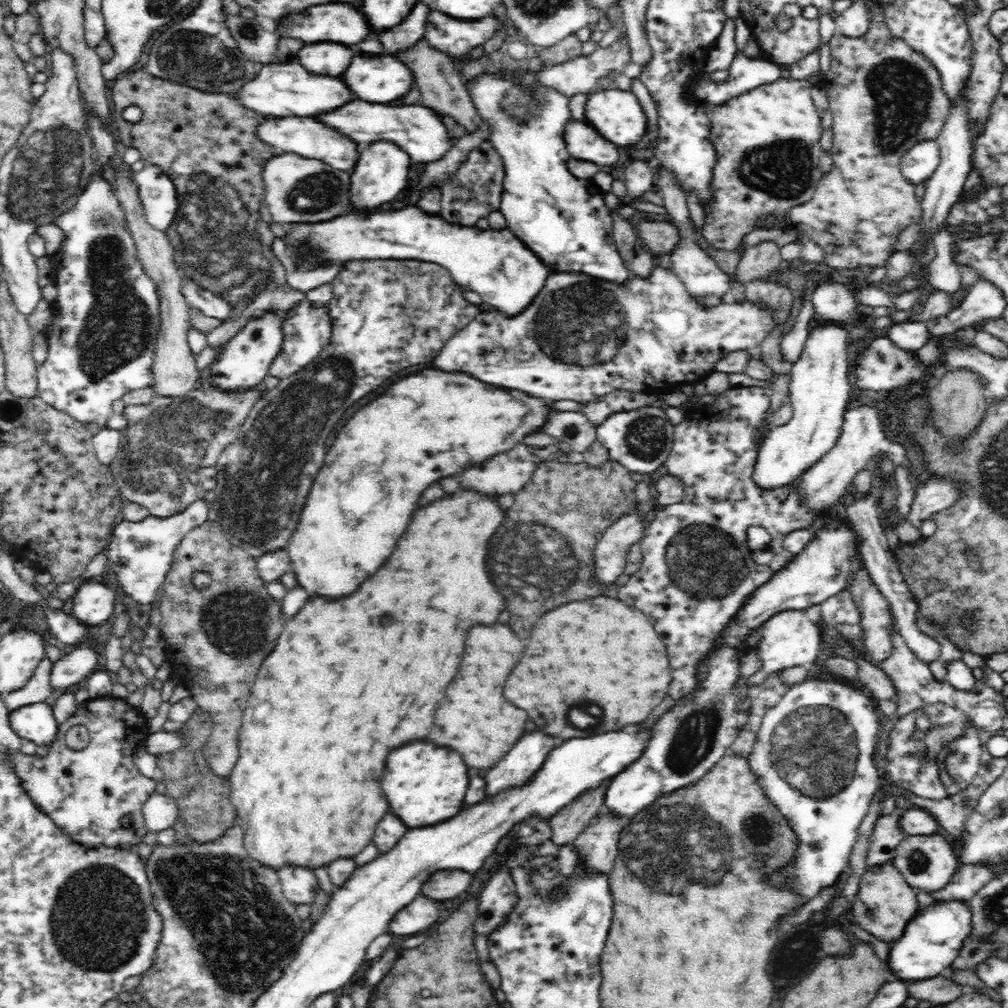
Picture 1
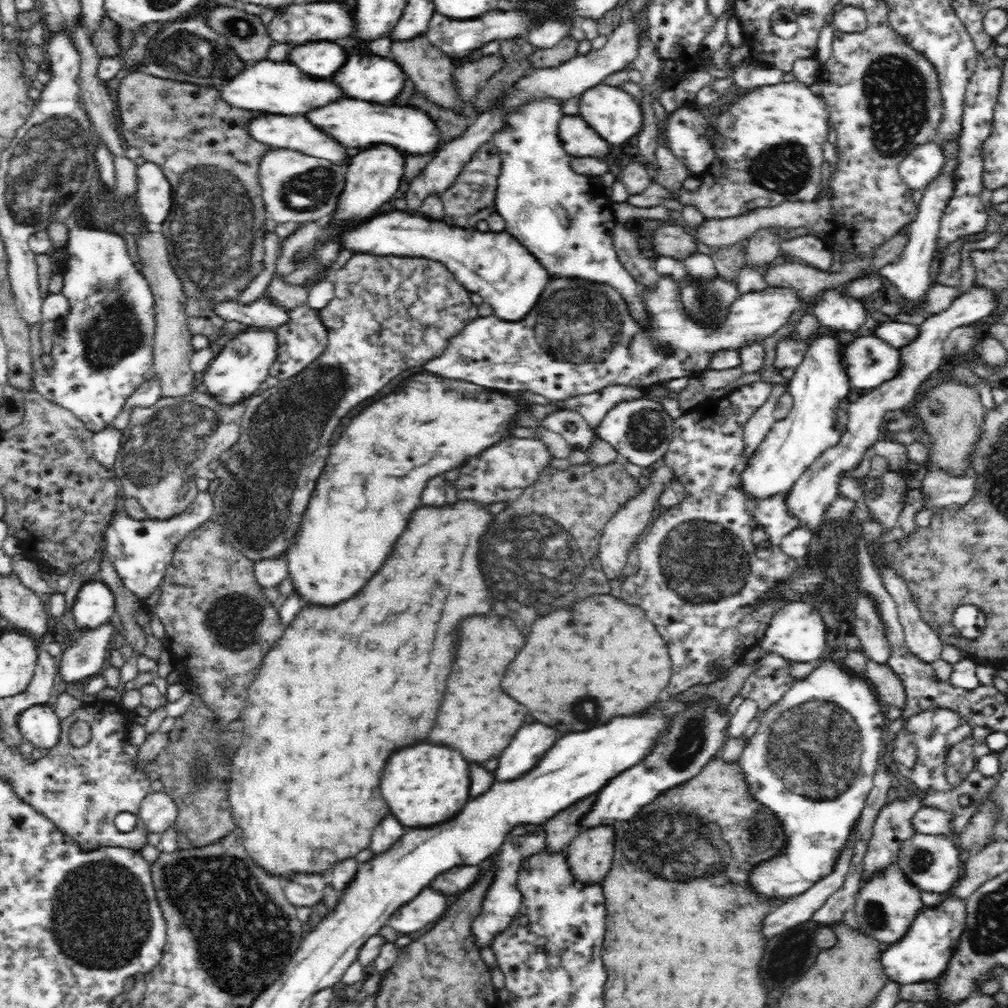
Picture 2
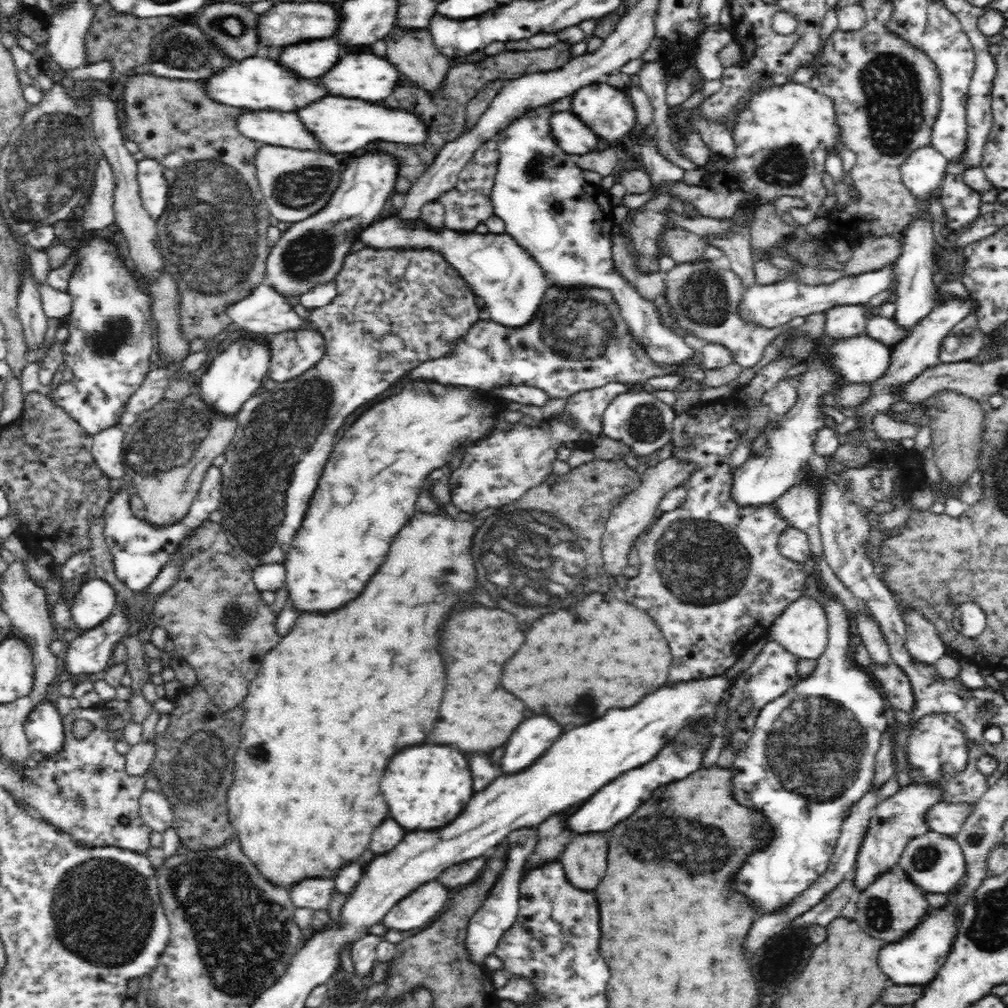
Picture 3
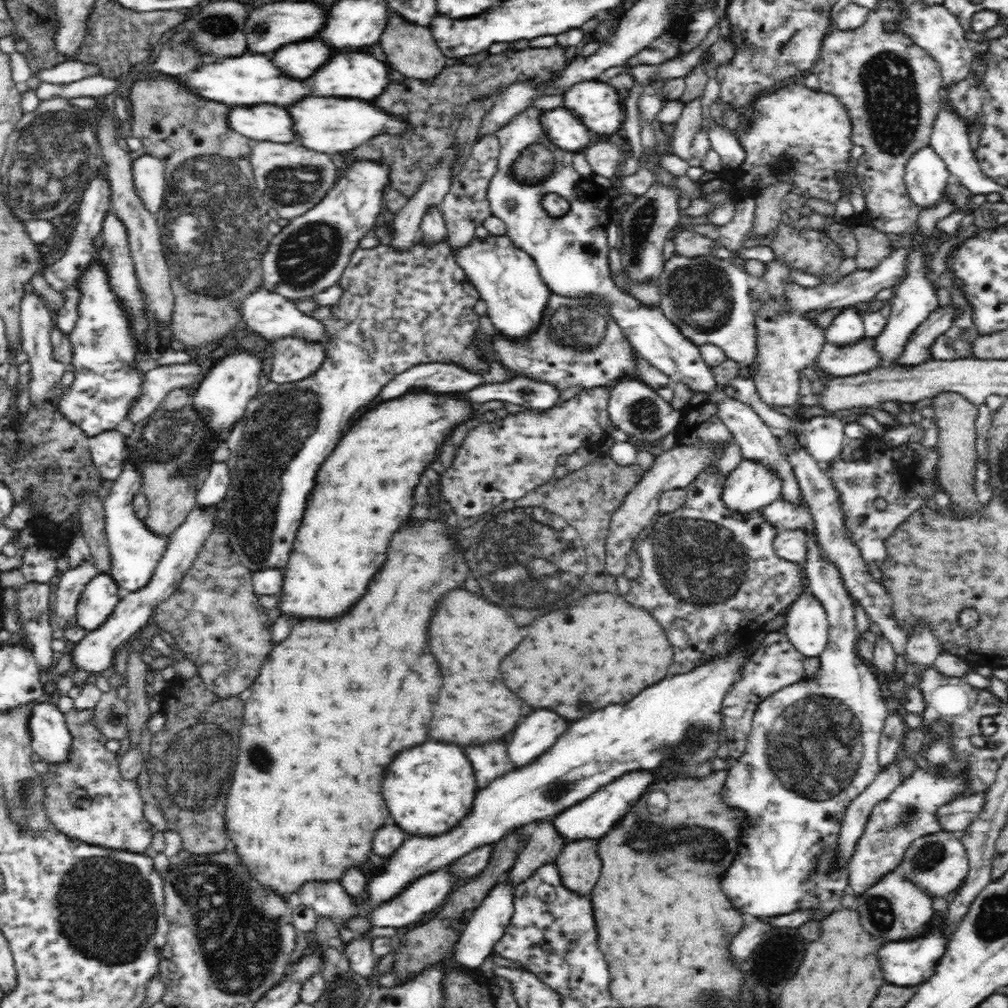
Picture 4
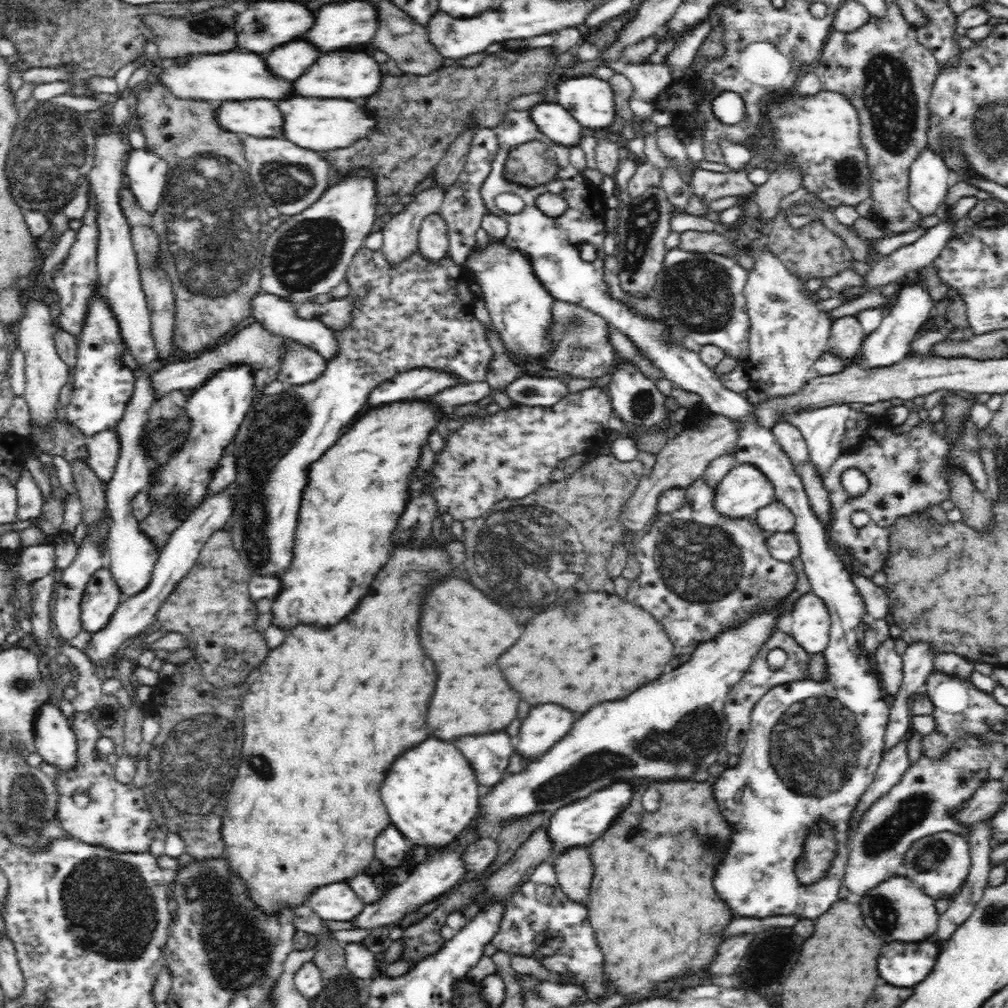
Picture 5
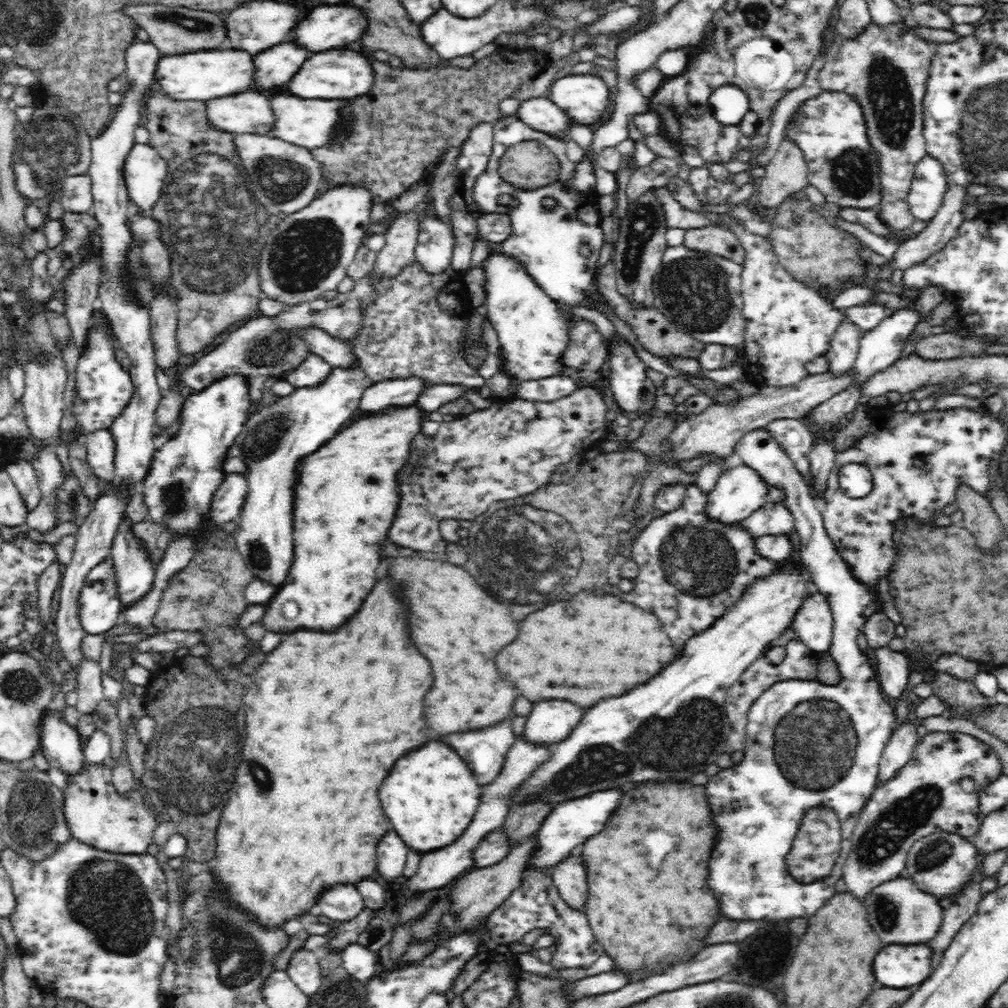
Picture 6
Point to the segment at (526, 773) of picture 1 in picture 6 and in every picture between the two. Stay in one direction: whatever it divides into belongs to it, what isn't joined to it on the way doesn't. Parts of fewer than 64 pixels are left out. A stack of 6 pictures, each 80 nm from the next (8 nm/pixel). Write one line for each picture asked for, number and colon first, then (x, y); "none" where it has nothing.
2: (533, 740)
3: (533, 737)
4: (538, 732)
5: (545, 725)
6: (551, 721)

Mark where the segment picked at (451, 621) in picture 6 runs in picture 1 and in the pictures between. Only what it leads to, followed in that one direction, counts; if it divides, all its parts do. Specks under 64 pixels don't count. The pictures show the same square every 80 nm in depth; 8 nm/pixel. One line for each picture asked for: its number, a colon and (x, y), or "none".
1: (475, 719)
2: (476, 717)
3: (474, 715)
4: (469, 637)
5: (461, 630)

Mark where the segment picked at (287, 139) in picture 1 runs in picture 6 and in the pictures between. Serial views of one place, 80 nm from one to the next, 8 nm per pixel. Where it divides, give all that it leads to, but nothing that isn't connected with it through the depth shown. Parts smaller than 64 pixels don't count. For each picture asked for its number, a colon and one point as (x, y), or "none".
2: (279, 131)
3: (265, 126)
4: (264, 122)
5: (258, 118)
6: (248, 113)

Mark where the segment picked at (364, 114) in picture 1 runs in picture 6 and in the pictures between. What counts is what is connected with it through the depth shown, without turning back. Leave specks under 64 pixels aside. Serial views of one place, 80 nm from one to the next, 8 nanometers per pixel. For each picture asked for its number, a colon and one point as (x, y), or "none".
2: (356, 124)
3: (343, 125)
4: (329, 125)
5: (316, 125)
6: (308, 123)

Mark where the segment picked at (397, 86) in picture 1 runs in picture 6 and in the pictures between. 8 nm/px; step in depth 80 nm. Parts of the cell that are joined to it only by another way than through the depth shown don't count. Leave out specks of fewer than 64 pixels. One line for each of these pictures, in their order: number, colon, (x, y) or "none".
2: (371, 78)
3: (365, 76)
4: (356, 75)
5: (350, 75)
6: (345, 74)

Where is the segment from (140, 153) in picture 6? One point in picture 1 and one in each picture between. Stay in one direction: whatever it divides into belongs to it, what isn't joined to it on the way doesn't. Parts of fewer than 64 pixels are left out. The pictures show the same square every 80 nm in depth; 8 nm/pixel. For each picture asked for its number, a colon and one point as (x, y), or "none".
1: (157, 194)
2: (154, 192)
3: (153, 187)
4: (149, 173)
5: (146, 173)

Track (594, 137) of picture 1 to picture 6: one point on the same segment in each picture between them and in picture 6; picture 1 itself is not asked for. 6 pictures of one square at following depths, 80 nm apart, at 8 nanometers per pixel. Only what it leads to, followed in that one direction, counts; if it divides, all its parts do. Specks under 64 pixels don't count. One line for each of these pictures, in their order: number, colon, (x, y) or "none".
2: (578, 139)
3: (571, 135)
4: (564, 130)
5: (555, 122)
6: (540, 114)

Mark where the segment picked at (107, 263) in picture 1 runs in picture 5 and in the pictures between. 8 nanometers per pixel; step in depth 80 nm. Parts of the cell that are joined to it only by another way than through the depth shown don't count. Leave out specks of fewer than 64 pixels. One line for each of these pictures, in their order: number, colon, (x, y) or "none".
2: (104, 352)
3: (108, 349)
4: (106, 382)
5: (102, 385)

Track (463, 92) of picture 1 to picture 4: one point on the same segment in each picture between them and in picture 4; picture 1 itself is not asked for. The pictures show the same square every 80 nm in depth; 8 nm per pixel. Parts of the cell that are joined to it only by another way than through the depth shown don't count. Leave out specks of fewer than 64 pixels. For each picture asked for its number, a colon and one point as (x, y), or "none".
2: (430, 69)
3: (413, 52)
4: (411, 49)

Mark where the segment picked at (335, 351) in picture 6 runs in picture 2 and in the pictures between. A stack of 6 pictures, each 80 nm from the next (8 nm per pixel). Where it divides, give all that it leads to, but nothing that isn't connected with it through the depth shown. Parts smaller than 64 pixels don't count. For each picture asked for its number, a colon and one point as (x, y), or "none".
2: (263, 313)
3: (265, 312)
4: (272, 315)
5: (277, 314)

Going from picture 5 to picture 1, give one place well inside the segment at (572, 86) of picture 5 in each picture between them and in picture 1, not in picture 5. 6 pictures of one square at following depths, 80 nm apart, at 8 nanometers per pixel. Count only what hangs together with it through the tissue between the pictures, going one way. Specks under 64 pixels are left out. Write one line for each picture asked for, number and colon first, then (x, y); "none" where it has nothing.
1: (615, 114)
2: (611, 112)
3: (606, 110)
4: (597, 105)

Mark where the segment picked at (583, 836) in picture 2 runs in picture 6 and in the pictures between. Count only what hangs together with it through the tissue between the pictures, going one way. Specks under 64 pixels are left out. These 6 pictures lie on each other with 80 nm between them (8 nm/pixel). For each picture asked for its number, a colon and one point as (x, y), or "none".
3: (582, 860)
4: (579, 869)
5: (573, 874)
6: (569, 878)

